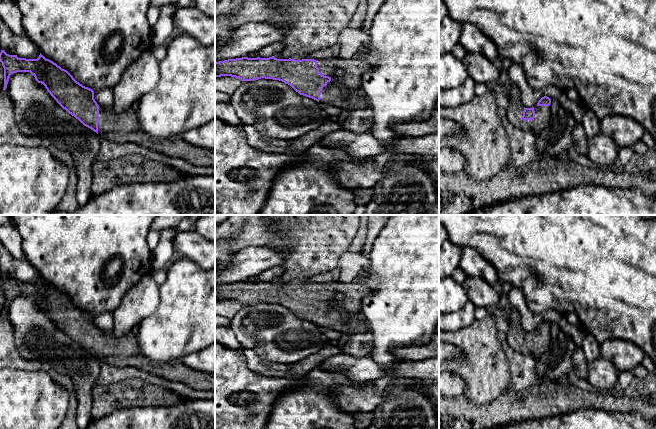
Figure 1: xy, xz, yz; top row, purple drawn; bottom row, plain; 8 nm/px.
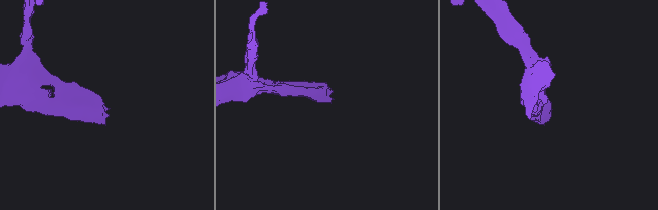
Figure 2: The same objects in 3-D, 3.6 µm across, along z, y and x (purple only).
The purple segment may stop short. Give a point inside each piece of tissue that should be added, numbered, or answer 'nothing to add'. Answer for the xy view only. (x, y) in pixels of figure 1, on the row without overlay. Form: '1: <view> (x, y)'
1: xy (119, 351)

